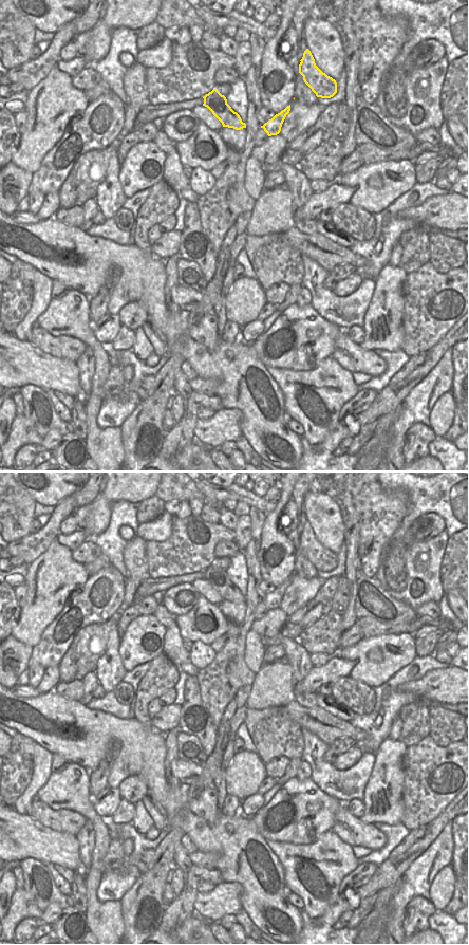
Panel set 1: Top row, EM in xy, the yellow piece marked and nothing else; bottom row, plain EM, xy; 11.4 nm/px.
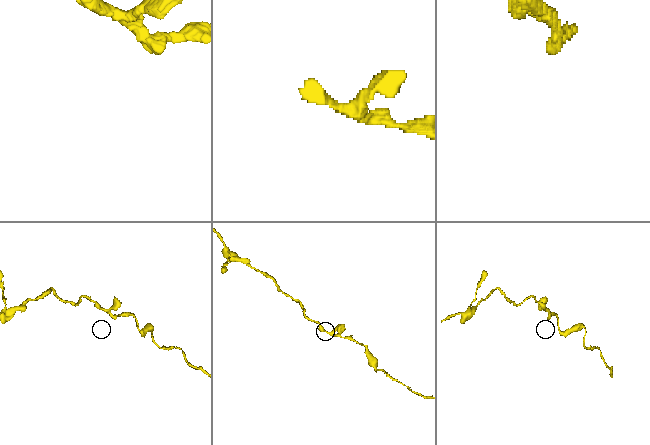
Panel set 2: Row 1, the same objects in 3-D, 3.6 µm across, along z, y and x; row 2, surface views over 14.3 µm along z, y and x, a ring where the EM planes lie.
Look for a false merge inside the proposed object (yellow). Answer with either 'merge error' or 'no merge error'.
no merge error

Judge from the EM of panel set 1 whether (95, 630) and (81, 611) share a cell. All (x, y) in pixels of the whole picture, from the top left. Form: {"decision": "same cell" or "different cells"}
{"decision": "different cells"}

